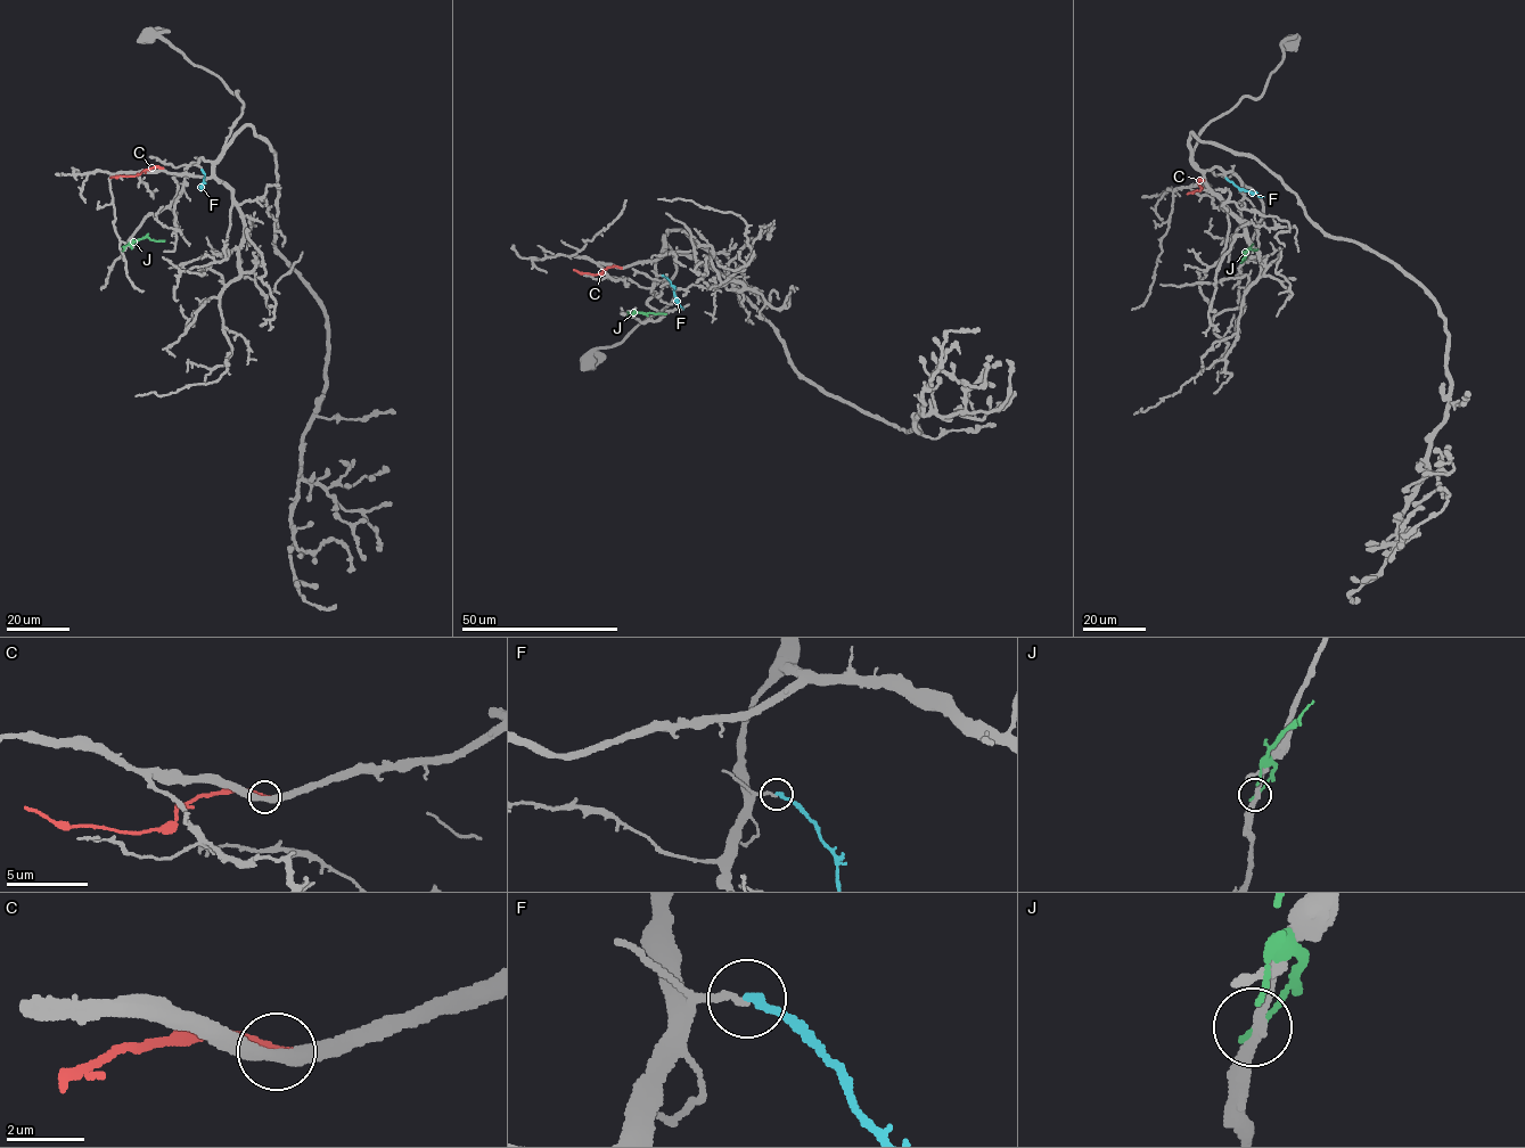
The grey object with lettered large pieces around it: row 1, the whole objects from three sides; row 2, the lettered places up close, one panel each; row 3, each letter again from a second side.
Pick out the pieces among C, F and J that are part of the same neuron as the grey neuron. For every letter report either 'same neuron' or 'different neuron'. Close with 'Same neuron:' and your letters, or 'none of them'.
C: different neuron
F: same neuron
J: different neuron
Same neuron: F

